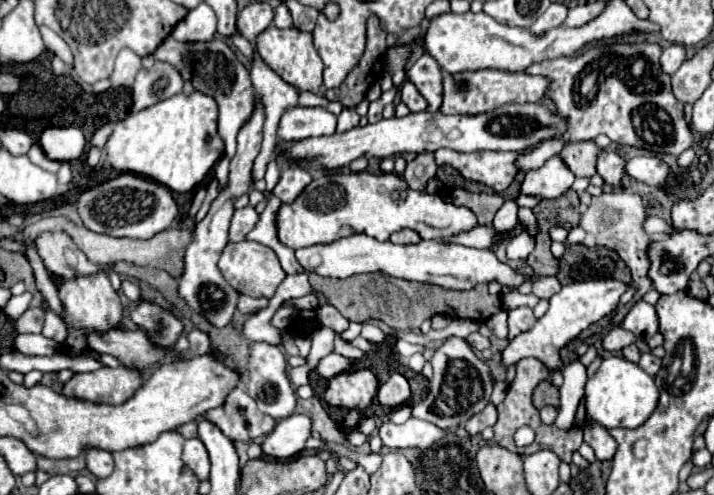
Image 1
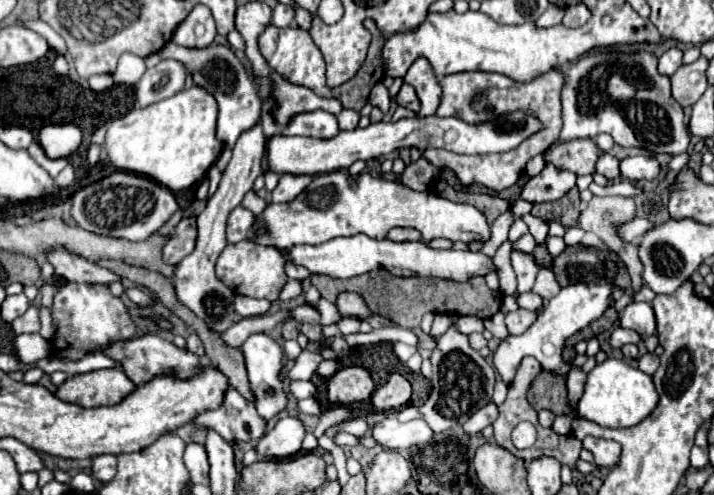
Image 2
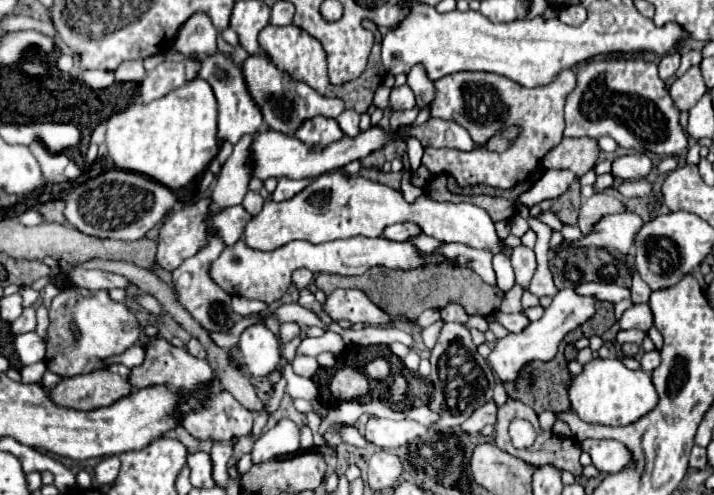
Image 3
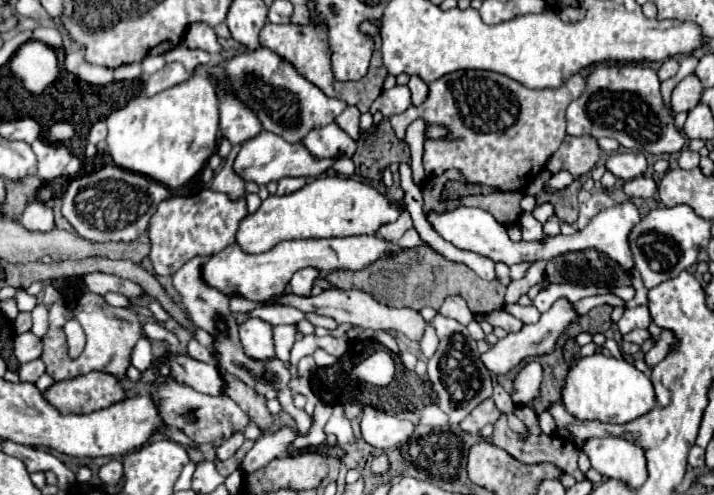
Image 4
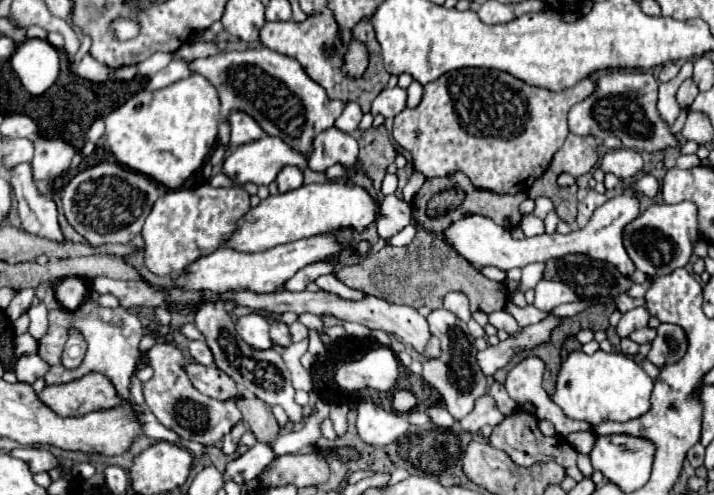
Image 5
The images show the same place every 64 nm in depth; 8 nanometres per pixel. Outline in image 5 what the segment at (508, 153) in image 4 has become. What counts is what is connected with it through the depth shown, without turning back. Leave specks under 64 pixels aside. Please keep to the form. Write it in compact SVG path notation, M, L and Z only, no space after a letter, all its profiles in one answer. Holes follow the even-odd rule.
M460 68L426 84L422 102L394 118L392 136L412 154L412 168L426 178L464 172L476 188L492 194L528 192L566 140L568 110L594 92L592 78L564 92L550 92L502 70Z

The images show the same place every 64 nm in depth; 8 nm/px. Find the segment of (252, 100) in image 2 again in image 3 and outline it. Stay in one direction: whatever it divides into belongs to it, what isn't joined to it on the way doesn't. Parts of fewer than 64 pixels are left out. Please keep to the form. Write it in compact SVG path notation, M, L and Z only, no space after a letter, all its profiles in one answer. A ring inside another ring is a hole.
M222 52L200 58L202 58L202 68L198 76L212 86L214 96L218 100L218 138L236 144L242 136L260 132L262 126L260 110L256 108L256 104L252 104L252 100L248 100L248 92L244 92L244 80L240 80L240 68L236 68L232 58Z

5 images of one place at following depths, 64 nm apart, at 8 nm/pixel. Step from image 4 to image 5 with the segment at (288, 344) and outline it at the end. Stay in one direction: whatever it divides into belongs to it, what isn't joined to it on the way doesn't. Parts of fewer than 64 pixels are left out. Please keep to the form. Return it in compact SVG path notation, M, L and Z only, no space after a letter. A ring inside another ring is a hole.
M278 322L278 324L274 324L274 326L270 328L270 336L272 336L272 338L278 342L278 344L282 344L282 346L290 344L288 326L286 326L286 324L282 324L282 322Z

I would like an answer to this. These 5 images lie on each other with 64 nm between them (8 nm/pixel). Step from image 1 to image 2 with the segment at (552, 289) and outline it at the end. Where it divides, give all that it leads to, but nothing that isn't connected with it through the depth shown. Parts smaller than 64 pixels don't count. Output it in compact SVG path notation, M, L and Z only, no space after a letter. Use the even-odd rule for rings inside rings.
M540 266L538 278L536 278L536 284L534 284L534 292L542 294L542 298L548 298L548 300L550 300L558 290L560 290L560 286L556 284L556 280L554 280L550 268Z

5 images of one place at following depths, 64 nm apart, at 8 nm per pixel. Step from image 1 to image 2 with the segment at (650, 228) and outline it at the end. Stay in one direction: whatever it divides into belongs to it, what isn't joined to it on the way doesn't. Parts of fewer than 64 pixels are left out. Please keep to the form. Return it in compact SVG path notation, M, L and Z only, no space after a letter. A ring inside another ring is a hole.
M632 218L632 220L628 220L628 222L624 222L624 224L618 226L618 236L620 236L622 242L630 244L630 242L638 240L638 236L642 236L648 228L650 228L648 220L644 220L644 218Z

